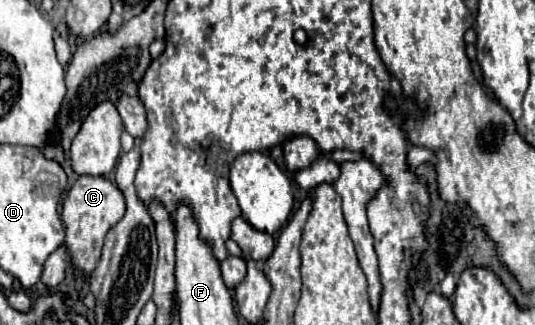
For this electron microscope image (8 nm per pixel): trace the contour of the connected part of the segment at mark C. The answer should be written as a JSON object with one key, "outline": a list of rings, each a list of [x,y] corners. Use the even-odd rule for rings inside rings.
{"outline":[[[80,176],[64,200],[64,226],[66,226],[66,246],[72,256],[72,264],[78,268],[78,276],[90,276],[100,260],[102,244],[106,232],[124,216],[124,196],[120,188],[108,176]]]}

